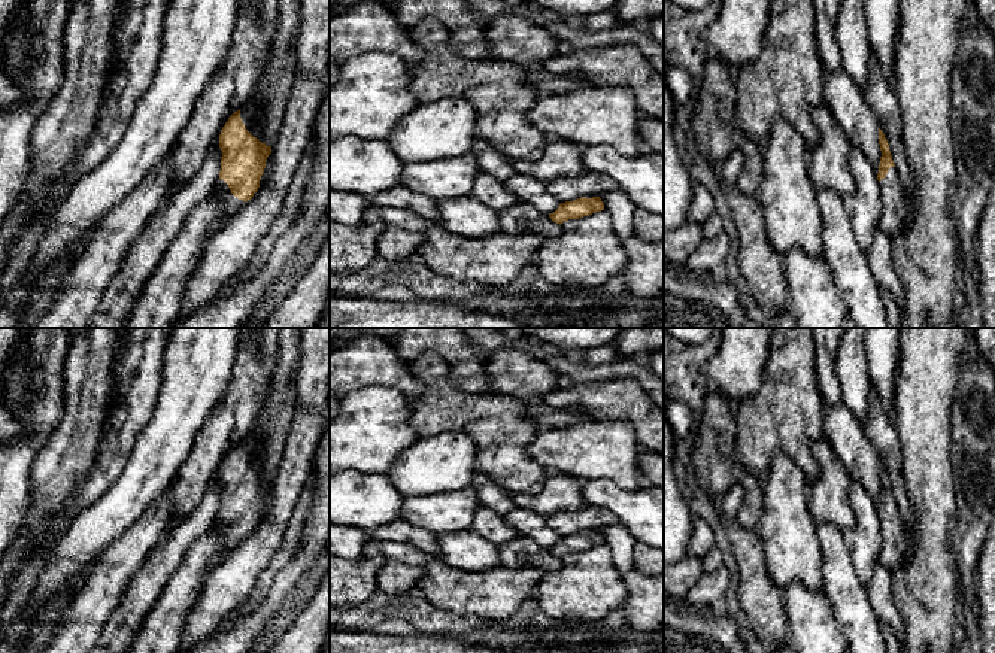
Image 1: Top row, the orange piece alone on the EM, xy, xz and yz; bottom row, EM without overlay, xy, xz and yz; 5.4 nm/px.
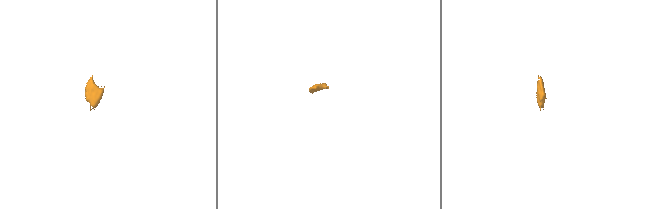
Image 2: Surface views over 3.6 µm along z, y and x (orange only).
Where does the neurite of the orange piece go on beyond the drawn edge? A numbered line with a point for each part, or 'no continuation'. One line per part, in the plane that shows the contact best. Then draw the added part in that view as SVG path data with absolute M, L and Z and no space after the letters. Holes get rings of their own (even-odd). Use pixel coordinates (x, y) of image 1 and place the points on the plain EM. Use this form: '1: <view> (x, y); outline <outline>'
1: xy (266, 440); outline M280 328L269 394L255 422L240 443L246 464L261 477L271 480L279 465L295 413L294 377L300 355L300 329Z
2: xy (231, 537); outline M221 513L216 514L216 519L213 523L222 528L222 532L225 535L225 547L221 553L212 558L209 572L212 572L224 561L228 552L245 538L243 534L239 534L231 528L228 519Z

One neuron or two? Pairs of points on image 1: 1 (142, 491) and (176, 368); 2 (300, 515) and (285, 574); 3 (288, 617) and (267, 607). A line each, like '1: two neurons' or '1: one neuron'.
1: one neuron
2: two neurons
3: two neurons

